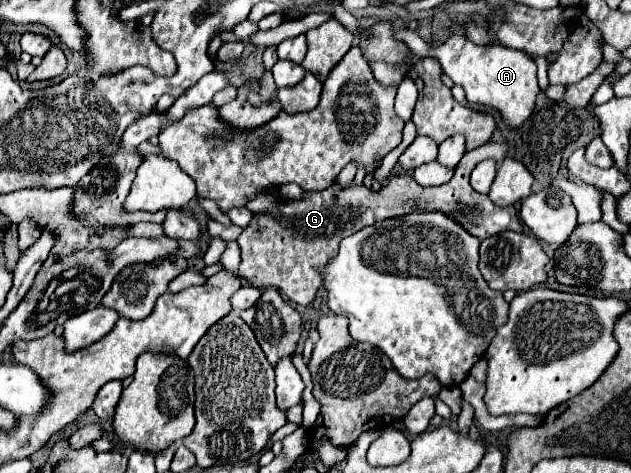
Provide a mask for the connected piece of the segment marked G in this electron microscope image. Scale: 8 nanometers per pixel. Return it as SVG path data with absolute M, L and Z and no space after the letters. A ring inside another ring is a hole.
M486 143L474 151L466 151L462 163L458 163L454 171L454 177L438 187L422 187L412 175L390 177L380 191L372 191L366 185L356 183L350 187L338 187L338 183L332 183L326 191L304 193L300 201L280 203L276 211L282 215L282 219L276 217L276 213L256 213L250 225L238 237L238 245L242 249L238 273L254 287L276 287L286 293L290 301L308 305L322 285L318 269L322 269L338 253L338 245L344 237L354 235L354 231L360 231L370 223L408 215L410 211L442 211L456 223L462 223L462 227L466 227L466 231L478 239L486 239L502 231L524 231L514 207L498 207L488 195L468 191L468 177L472 169L484 159L504 159L506 149L506 143ZM498 215L508 217L506 221L498 223Z

